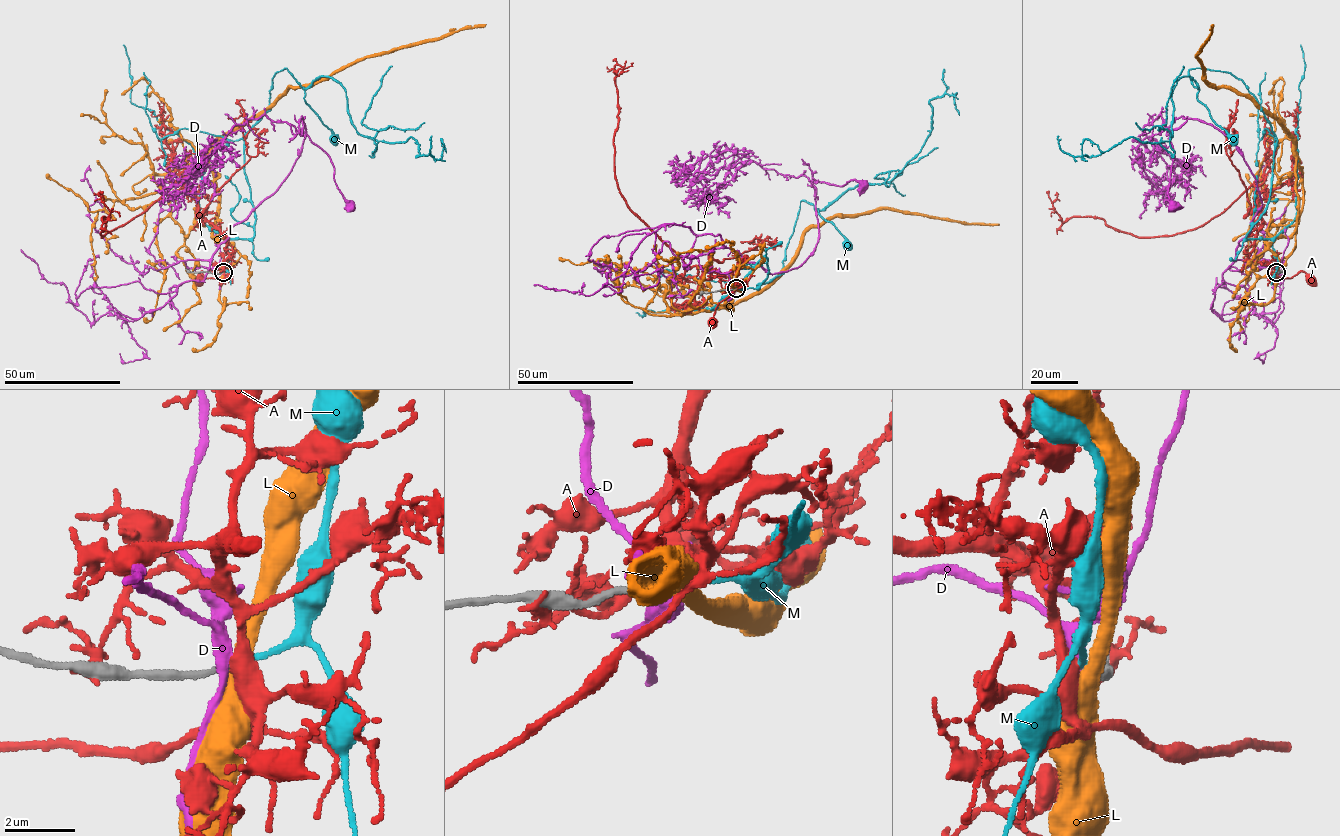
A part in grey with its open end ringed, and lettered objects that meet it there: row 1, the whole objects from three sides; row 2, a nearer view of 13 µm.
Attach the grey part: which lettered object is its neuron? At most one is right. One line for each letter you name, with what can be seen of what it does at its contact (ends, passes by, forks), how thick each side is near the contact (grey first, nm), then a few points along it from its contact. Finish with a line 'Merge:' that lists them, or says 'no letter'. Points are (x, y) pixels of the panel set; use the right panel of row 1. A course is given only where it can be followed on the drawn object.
M: it ends there; 180 nm thick on the grey side, 130 nm on the other; it runs (1277, 273), (1246, 236), (1276, 136), (1240, 79), (1190, 69), (1169, 140), (1082, 142), (1103, 152)
Merge: M

